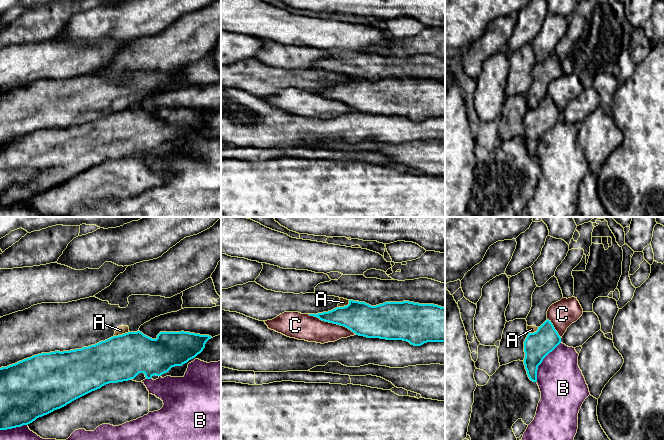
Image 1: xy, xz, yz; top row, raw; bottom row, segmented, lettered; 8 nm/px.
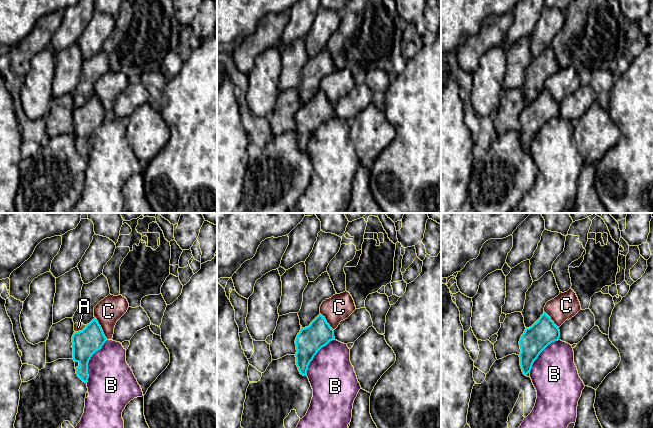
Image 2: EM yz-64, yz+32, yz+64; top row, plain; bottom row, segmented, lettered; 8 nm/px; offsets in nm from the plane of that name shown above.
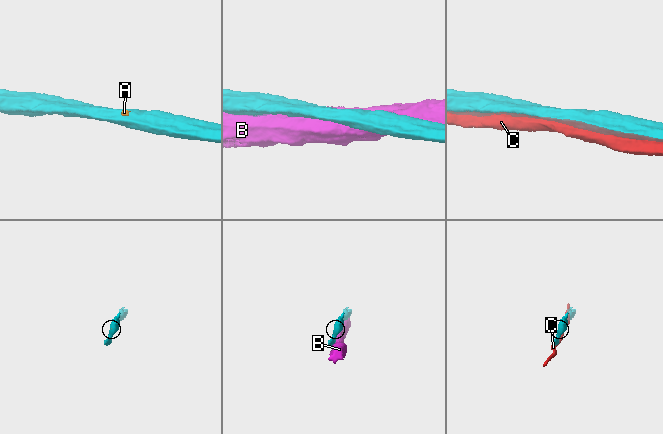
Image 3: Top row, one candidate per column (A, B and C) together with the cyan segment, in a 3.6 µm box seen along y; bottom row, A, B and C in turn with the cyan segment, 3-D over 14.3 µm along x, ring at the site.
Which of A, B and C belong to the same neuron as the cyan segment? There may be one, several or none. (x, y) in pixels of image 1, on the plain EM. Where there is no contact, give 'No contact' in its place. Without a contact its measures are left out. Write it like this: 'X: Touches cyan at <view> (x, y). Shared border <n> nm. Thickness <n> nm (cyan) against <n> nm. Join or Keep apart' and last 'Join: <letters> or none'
A: Touches cyan at xy (122, 110). Shared border 130 nm. Thickness 380 nm (cyan) against 70 nm. Keep apart
B: Touches cyan at yz (541, 138). Shared border 380 nm. Thickness 220 nm (cyan) against 360 nm. Keep apart
C: Touches cyan at xz (332, 98). Shared border 420 nm. Thickness 260 nm (cyan) against 200 nm. Keep apart
Join: none

